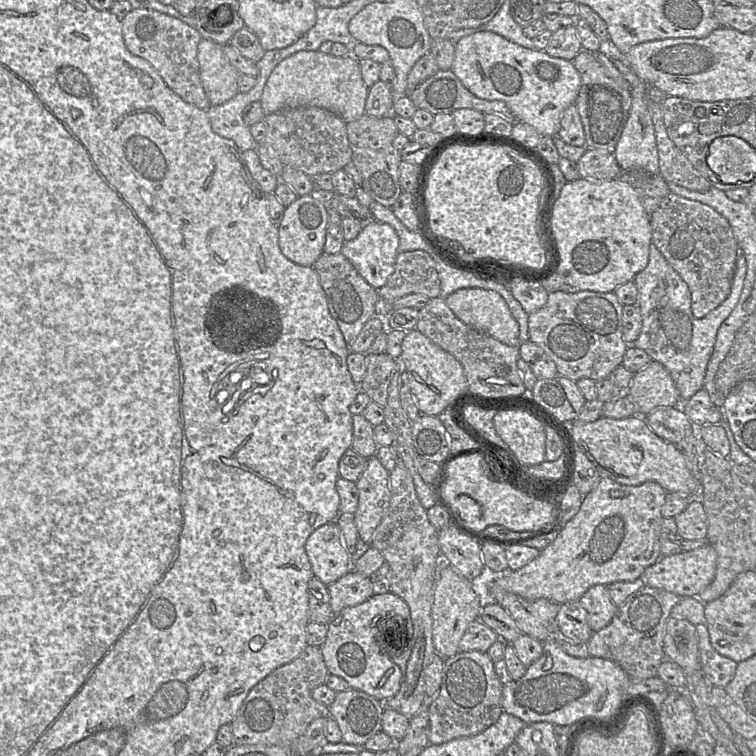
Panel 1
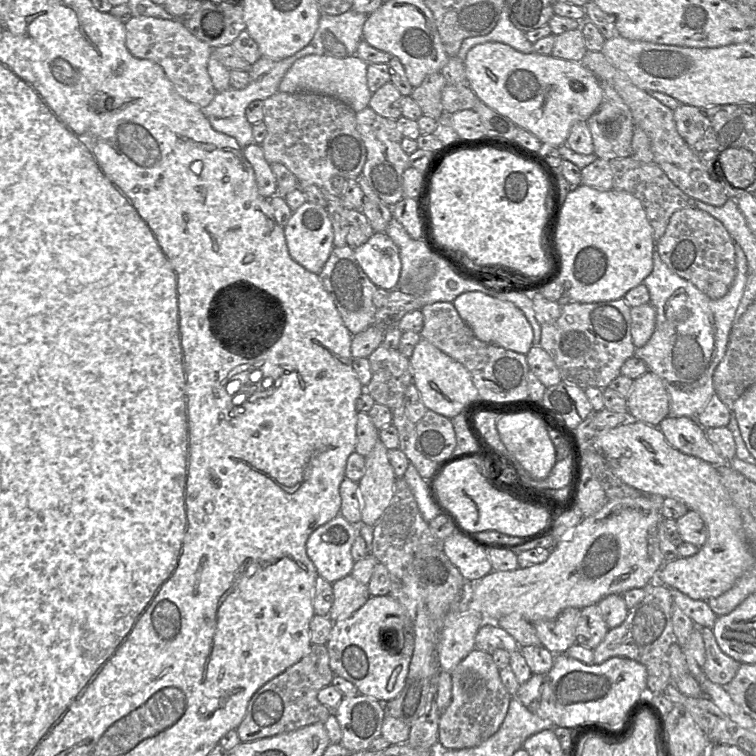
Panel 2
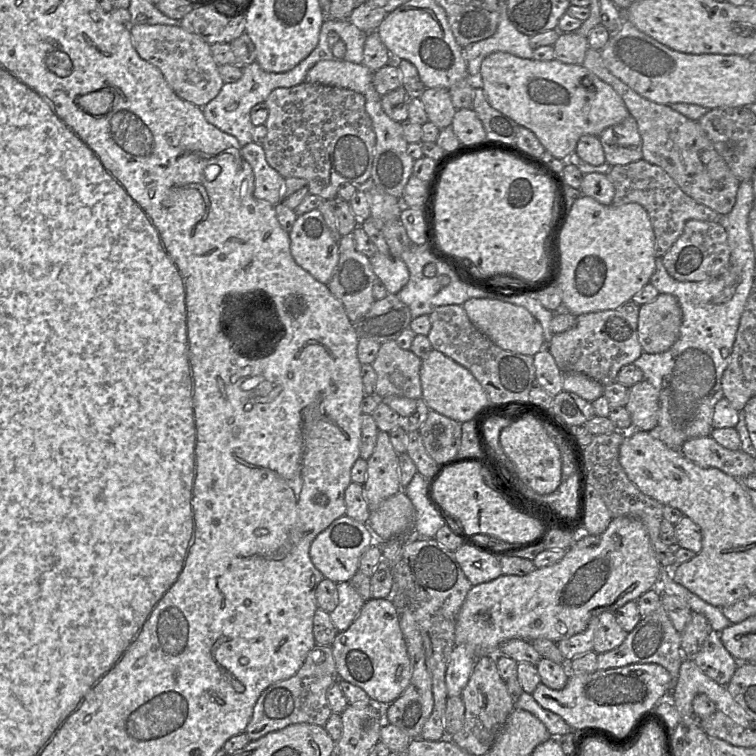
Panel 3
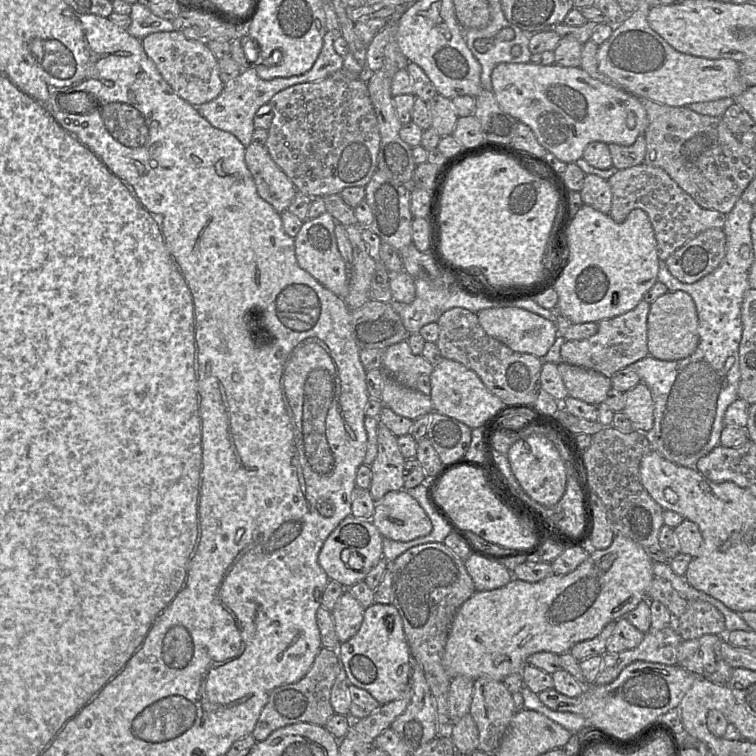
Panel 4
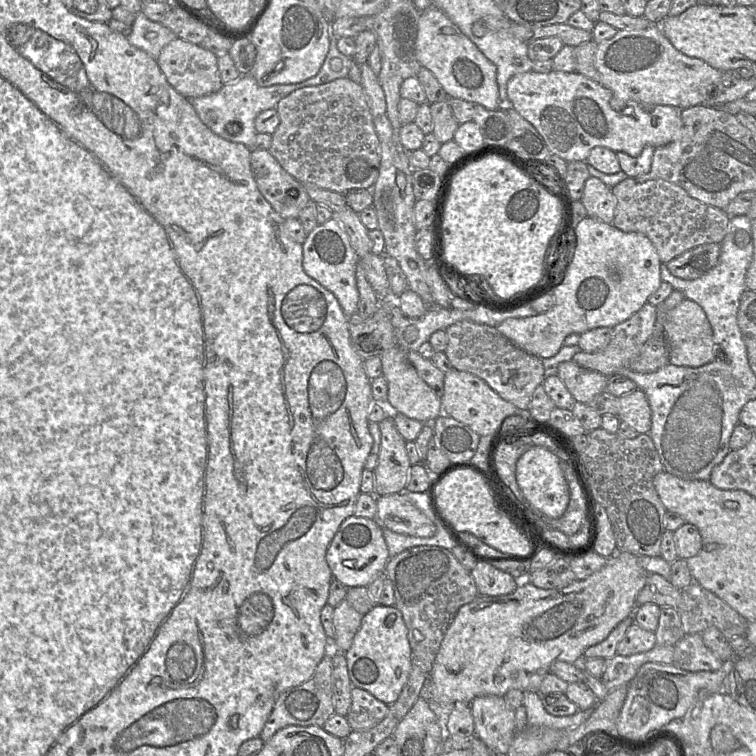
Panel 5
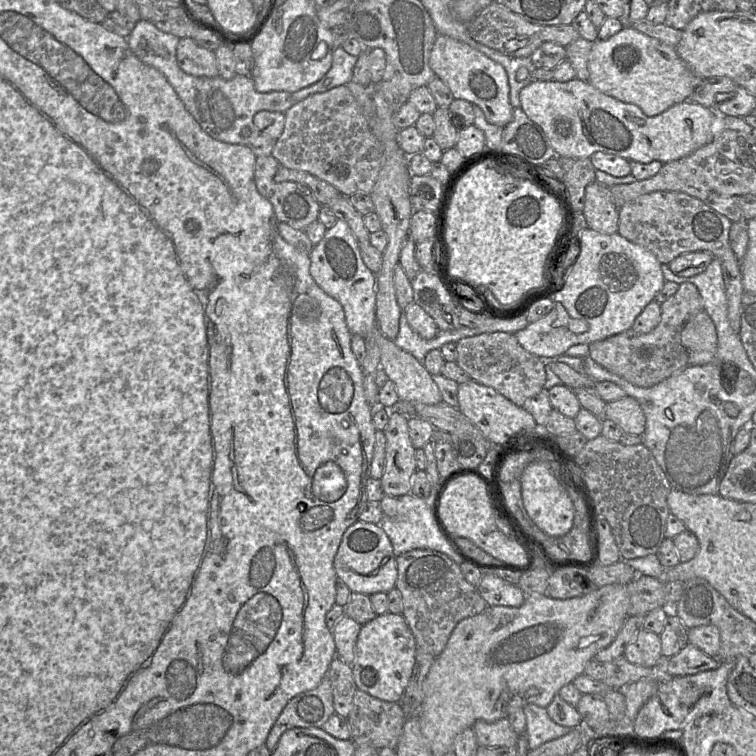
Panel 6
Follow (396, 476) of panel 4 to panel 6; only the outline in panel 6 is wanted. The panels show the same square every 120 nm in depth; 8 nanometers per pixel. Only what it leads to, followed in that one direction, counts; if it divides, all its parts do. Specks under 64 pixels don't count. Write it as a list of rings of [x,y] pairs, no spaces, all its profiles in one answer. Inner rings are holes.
[[[390,410],[383,432],[386,438],[385,468],[380,481],[384,495],[400,497],[409,494],[417,468],[416,449],[408,432],[408,417],[397,410]]]

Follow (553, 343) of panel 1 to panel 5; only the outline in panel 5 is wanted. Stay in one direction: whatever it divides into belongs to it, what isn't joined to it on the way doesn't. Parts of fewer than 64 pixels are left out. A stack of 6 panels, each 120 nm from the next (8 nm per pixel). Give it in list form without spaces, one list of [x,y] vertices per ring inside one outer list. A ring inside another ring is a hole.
[[[647,302],[629,319],[612,328],[611,340],[603,350],[594,353],[581,350],[573,356],[572,361],[583,368],[600,372],[607,377],[617,374],[620,369],[630,368],[631,362],[638,357],[643,345],[652,335],[656,320],[657,307]]]

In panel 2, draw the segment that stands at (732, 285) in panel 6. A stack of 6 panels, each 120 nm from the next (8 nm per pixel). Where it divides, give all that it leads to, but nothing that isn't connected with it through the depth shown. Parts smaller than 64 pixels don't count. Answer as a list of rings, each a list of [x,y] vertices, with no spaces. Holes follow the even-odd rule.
[[[631,156],[612,159],[609,163],[613,173],[613,188],[626,191],[640,200],[646,212],[647,219],[652,226],[655,242],[665,233],[670,217],[674,212],[684,208],[696,207],[693,198],[675,186],[656,163],[643,163]]]

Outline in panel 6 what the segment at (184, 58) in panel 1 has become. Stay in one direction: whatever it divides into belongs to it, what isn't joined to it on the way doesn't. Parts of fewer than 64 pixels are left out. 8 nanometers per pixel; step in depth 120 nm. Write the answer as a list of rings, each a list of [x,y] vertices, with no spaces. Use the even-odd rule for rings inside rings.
[[[191,37],[180,38],[176,58],[179,67],[189,75],[197,77],[219,76],[215,51],[200,46]]]

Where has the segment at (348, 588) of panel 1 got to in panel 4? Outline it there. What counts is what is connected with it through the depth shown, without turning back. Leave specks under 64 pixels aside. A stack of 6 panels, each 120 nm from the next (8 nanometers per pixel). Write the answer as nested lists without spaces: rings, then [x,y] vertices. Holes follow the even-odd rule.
[[[345,589],[331,611],[340,643],[348,641],[360,629],[365,608]]]

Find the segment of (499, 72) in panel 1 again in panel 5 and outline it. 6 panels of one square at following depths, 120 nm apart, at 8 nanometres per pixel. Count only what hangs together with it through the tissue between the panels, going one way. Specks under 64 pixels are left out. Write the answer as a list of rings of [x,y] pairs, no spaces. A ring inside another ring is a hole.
[[[532,70],[515,74],[507,82],[507,96],[512,108],[541,134],[551,154],[566,162],[586,161],[590,151],[598,146],[637,157],[646,146],[656,148],[669,144],[675,140],[675,135],[682,128],[681,108],[657,105],[646,110],[637,102],[628,101],[619,113],[610,106],[613,92],[578,72],[552,70],[549,73],[538,73]]]

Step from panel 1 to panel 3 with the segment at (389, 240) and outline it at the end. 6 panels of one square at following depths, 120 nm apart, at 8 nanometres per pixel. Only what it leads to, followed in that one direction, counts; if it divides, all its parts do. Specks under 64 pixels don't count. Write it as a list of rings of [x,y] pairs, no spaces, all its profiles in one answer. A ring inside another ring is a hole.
[[[377,252],[370,257],[370,263],[373,272],[390,294],[398,294],[409,281],[409,270],[401,258]]]

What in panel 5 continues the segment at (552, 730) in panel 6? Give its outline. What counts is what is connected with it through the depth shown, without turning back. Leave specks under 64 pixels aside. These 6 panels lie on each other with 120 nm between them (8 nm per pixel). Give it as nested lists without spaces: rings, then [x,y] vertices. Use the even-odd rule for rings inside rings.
[[[524,691],[523,706],[526,708],[529,726],[545,726],[554,729],[572,729],[586,721],[592,714],[593,708],[579,710],[572,716],[553,716],[549,714],[542,703],[538,692]]]

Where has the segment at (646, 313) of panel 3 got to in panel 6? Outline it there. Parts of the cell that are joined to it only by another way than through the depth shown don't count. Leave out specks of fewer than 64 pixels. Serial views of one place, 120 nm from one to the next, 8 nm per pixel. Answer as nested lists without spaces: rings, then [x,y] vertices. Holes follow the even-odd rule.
[[[705,310],[692,316],[683,326],[681,342],[688,354],[691,366],[710,363],[716,356],[717,332]]]

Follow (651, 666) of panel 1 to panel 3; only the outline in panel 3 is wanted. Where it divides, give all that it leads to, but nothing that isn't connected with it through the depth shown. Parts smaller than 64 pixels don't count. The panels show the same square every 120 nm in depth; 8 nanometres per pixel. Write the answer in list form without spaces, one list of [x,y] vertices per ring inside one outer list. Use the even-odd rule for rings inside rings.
[[[660,604],[649,615],[641,618],[635,628],[627,634],[620,646],[597,654],[597,670],[619,668],[635,663],[656,663],[663,666],[671,675],[673,691],[673,681],[676,681],[678,677],[683,659],[680,633],[675,629],[664,606]]]

